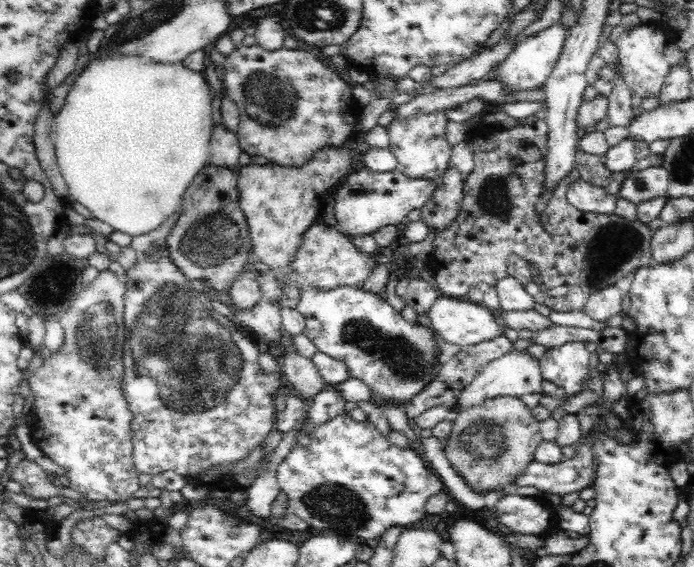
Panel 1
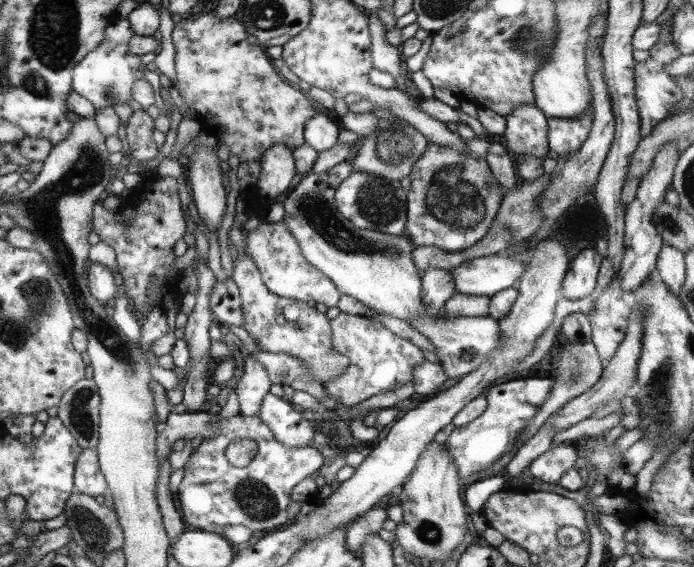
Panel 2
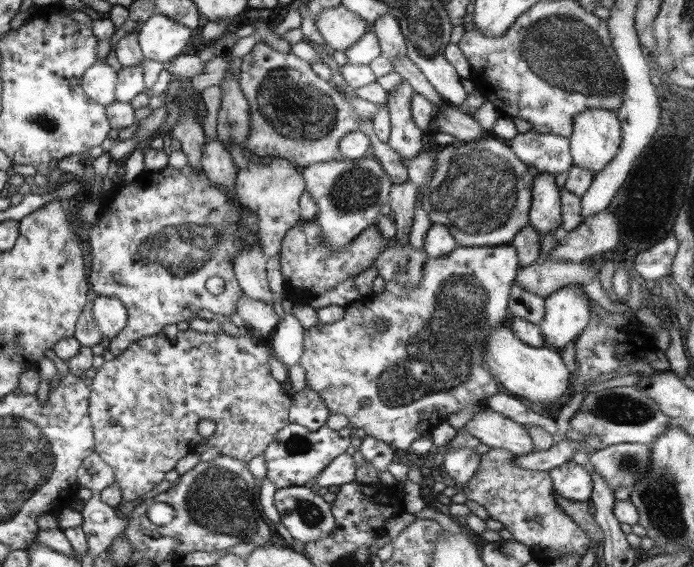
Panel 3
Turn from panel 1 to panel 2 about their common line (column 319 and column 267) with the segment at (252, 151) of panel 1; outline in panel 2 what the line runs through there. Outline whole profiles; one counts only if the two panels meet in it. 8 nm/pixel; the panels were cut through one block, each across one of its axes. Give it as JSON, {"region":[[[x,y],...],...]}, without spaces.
{"region":[[[201,11],[175,22],[170,36],[175,50],[174,88],[185,108],[193,112],[190,119],[197,121],[219,144],[227,146],[228,156],[237,156],[240,163],[258,163],[261,154],[273,144],[283,144],[292,151],[304,143],[303,124],[316,113],[316,106],[303,91],[280,77],[262,46],[247,43],[248,34],[240,21],[233,16],[221,20],[211,11]]]}

